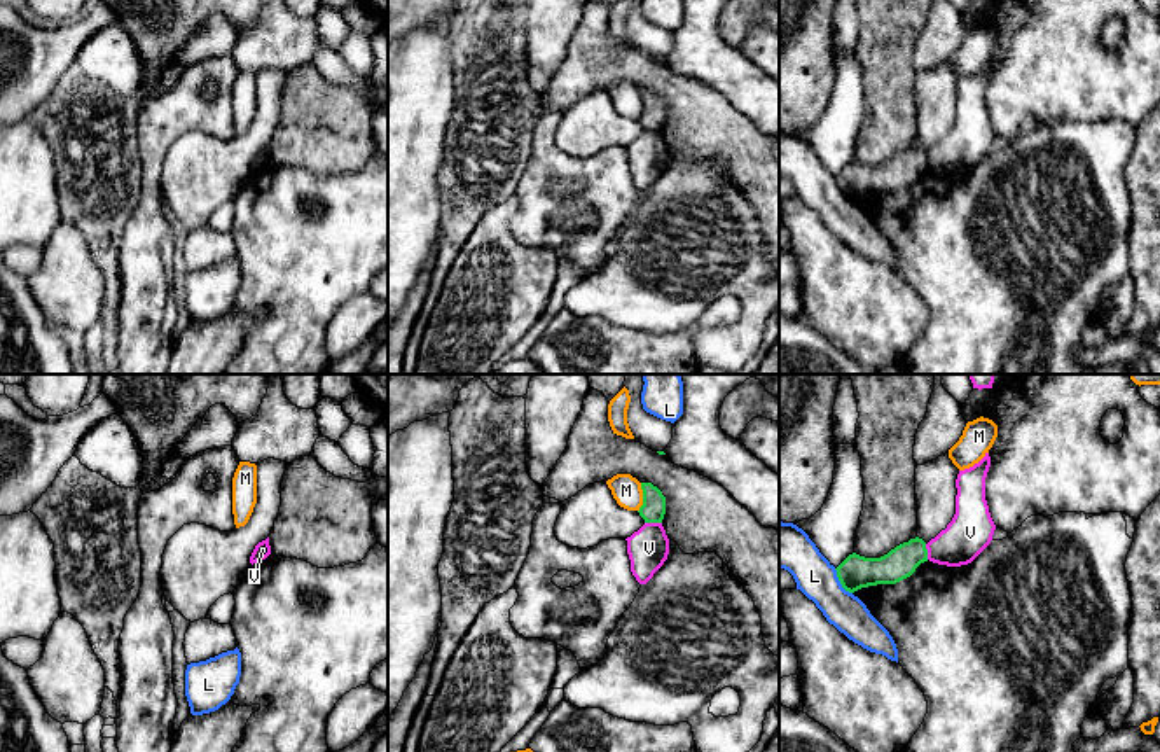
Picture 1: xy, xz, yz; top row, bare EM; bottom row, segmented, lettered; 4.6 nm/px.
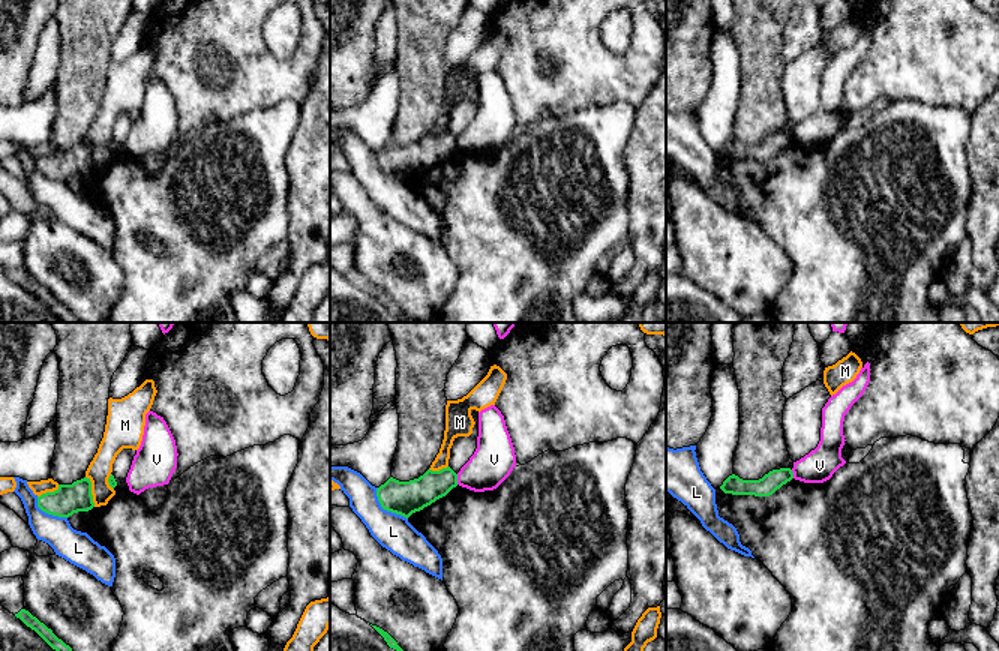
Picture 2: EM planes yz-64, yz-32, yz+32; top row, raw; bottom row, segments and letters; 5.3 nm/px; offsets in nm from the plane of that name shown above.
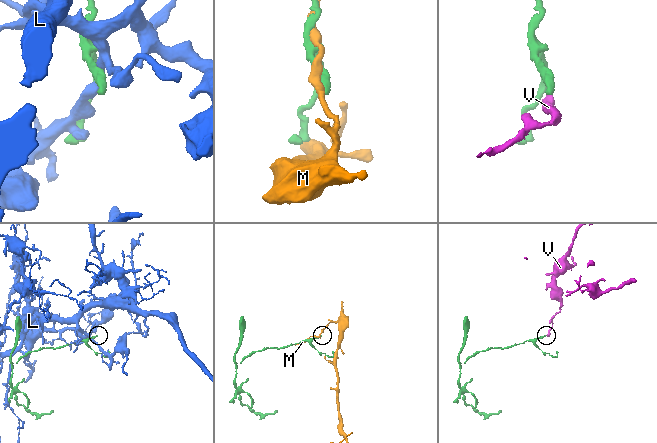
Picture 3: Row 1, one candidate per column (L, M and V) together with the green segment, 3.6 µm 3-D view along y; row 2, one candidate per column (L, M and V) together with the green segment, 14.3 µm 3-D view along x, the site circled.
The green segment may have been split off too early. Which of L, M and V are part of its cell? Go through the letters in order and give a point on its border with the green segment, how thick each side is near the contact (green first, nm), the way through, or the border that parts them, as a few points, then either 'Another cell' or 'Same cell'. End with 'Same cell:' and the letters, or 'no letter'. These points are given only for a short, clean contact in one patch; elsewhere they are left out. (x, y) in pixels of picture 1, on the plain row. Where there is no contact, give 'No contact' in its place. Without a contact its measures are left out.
L: Touches green at yz (841, 191). Thickness 160 nm (green) against 180 nm. Another cell
M: Touches green at xz (643, 105). Thickness 110 nm (green) against 140 nm. Another cell
V: Touches green at xz (654, 130). Thickness 110 nm (green) against 190 nm. Boundary: xz (645, 130), (661, 132). Another cell
Same cell: no letter

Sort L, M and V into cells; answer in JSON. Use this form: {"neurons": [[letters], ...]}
{"neurons": [["L"], ["M"], ["V"]]}

